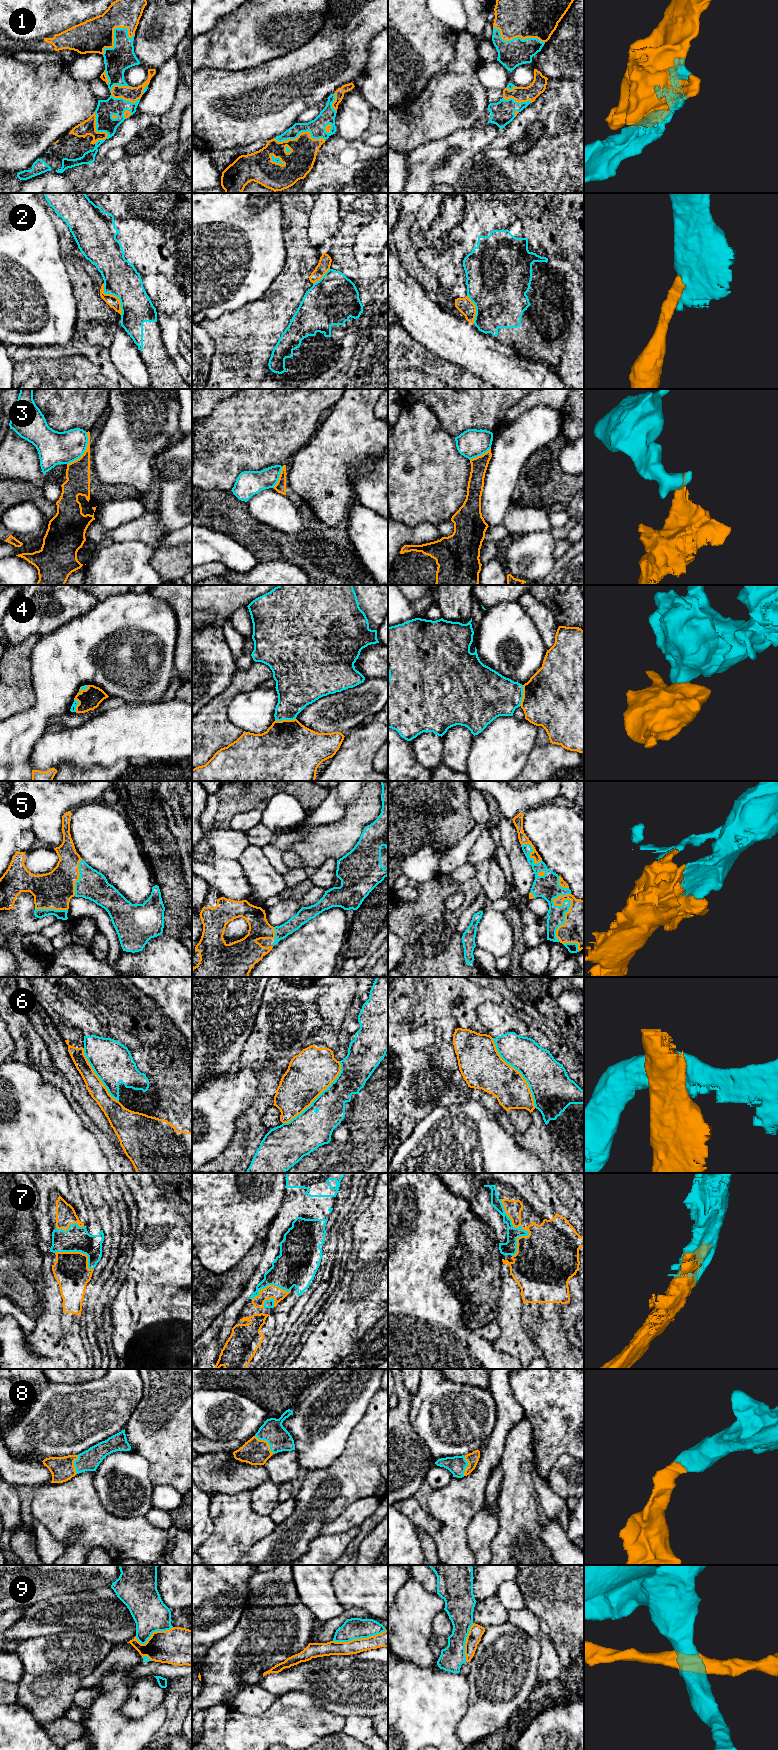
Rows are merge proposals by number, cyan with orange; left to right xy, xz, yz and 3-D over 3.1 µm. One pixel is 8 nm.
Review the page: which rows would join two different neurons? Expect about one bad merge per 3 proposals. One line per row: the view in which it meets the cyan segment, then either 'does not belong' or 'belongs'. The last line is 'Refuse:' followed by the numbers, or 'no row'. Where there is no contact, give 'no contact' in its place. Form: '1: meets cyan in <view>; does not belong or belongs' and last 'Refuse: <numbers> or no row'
1: meets cyan in xy; belongs
2: meets cyan in xy; does not belong
3: meets cyan in xy; does not belong
4: meets cyan in xz; does not belong
5: meets cyan in yz; belongs
6: meets cyan in xz; does not belong
7: meets cyan in yz; belongs
8: meets cyan in xz; belongs
9: meets cyan in xz; does not belong
Refuse: 2, 3, 4, 6, 9

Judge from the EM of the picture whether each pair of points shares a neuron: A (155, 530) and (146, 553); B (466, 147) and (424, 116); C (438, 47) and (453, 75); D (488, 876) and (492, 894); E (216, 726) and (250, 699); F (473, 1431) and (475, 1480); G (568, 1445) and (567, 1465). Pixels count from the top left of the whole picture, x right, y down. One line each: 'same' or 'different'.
A: different
B: different
C: different
D: same
E: different
F: different
G: different

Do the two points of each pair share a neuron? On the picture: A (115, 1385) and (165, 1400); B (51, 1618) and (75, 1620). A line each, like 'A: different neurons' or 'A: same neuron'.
A: different neurons
B: same neuron

